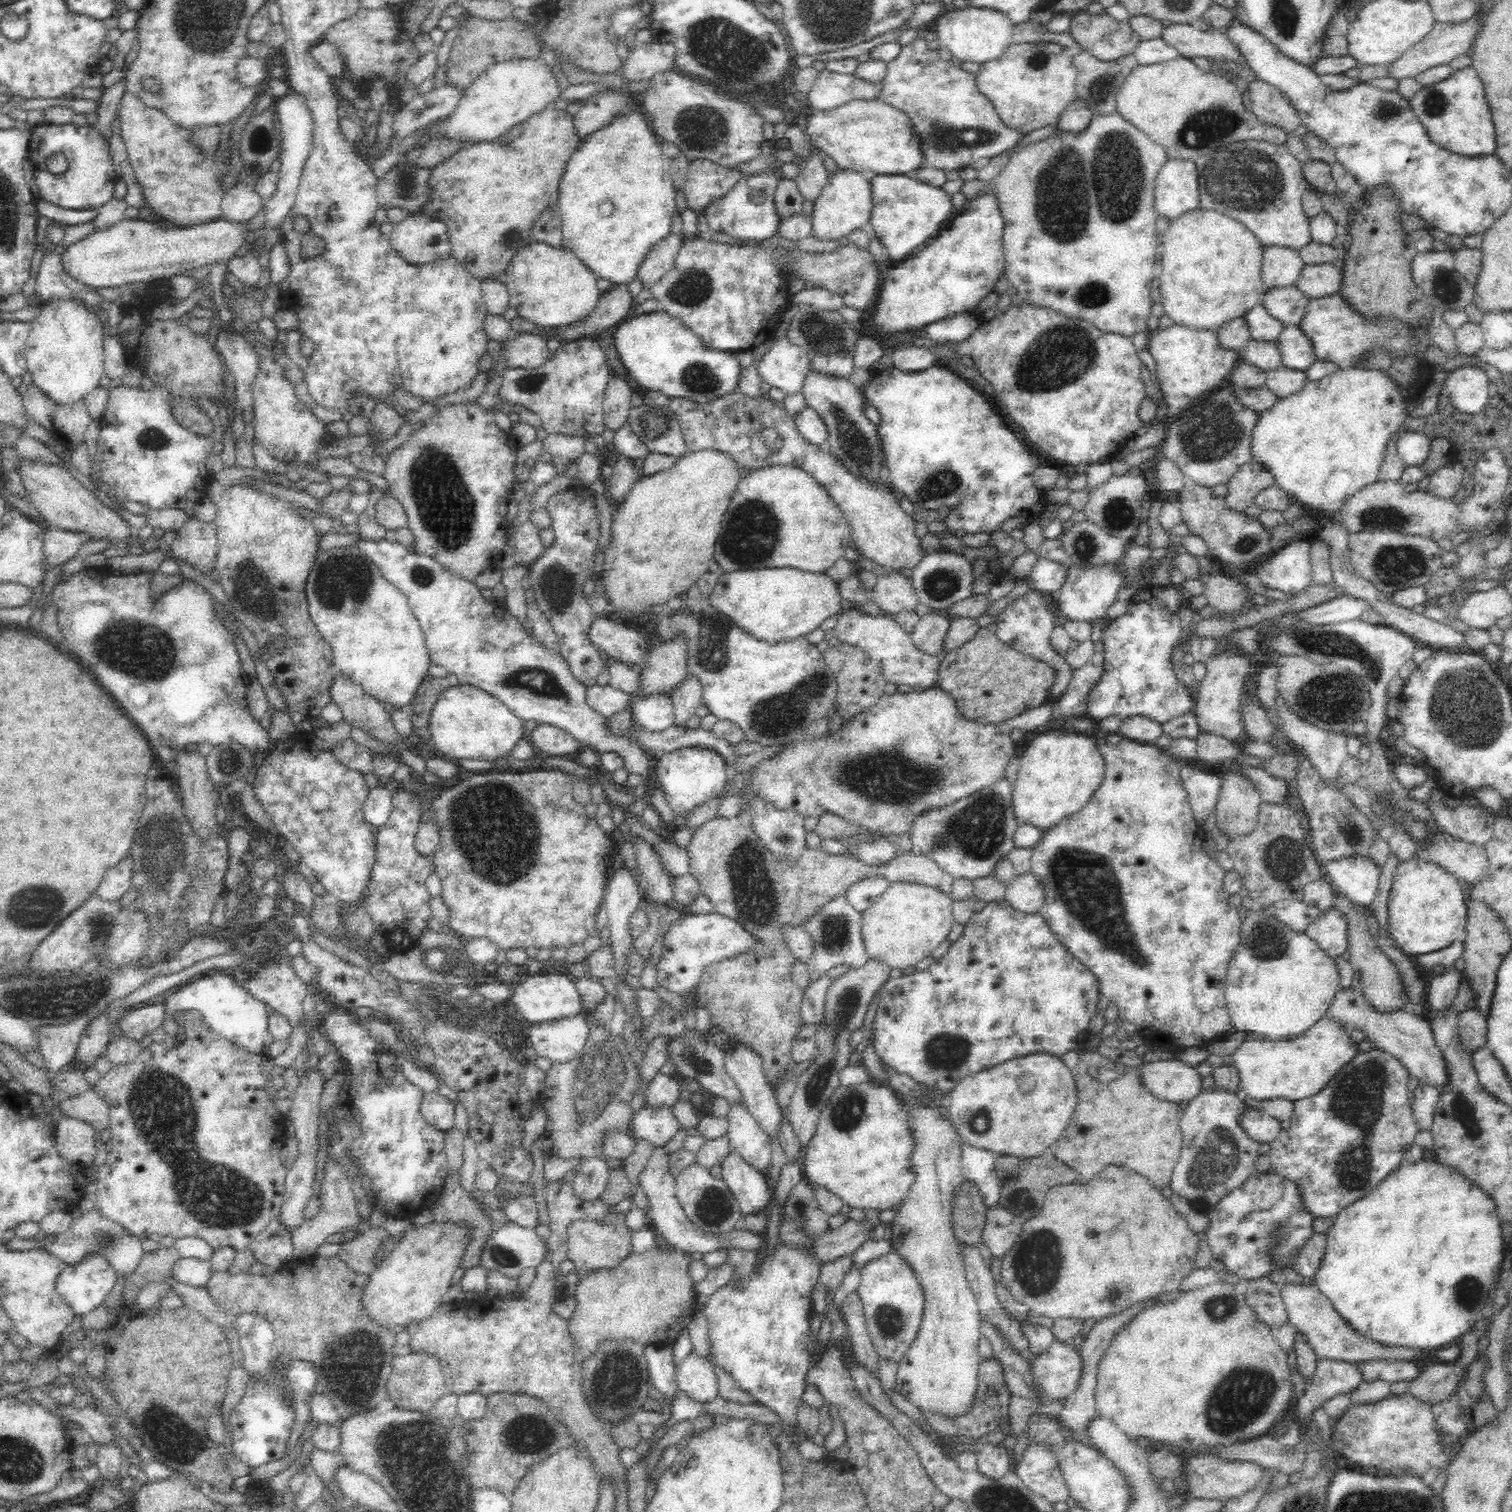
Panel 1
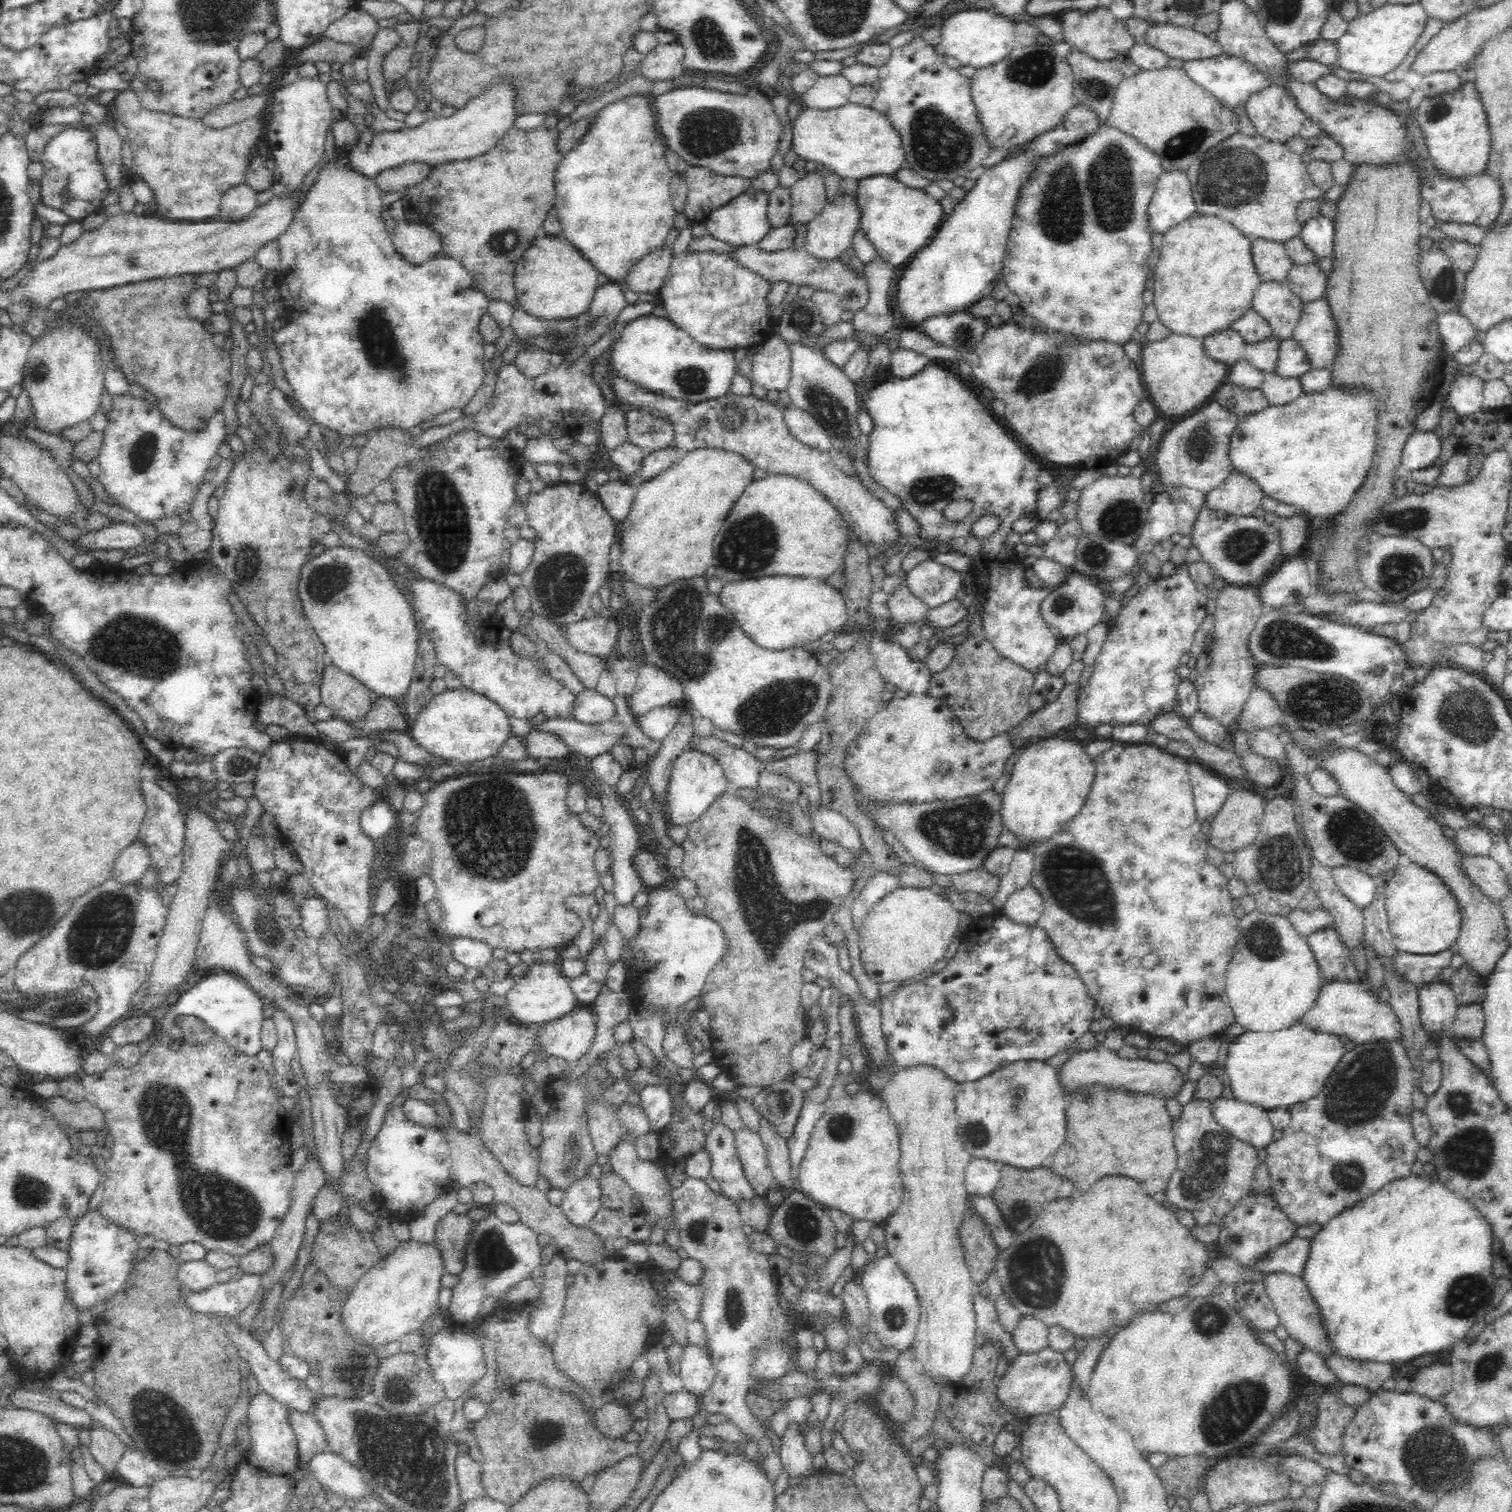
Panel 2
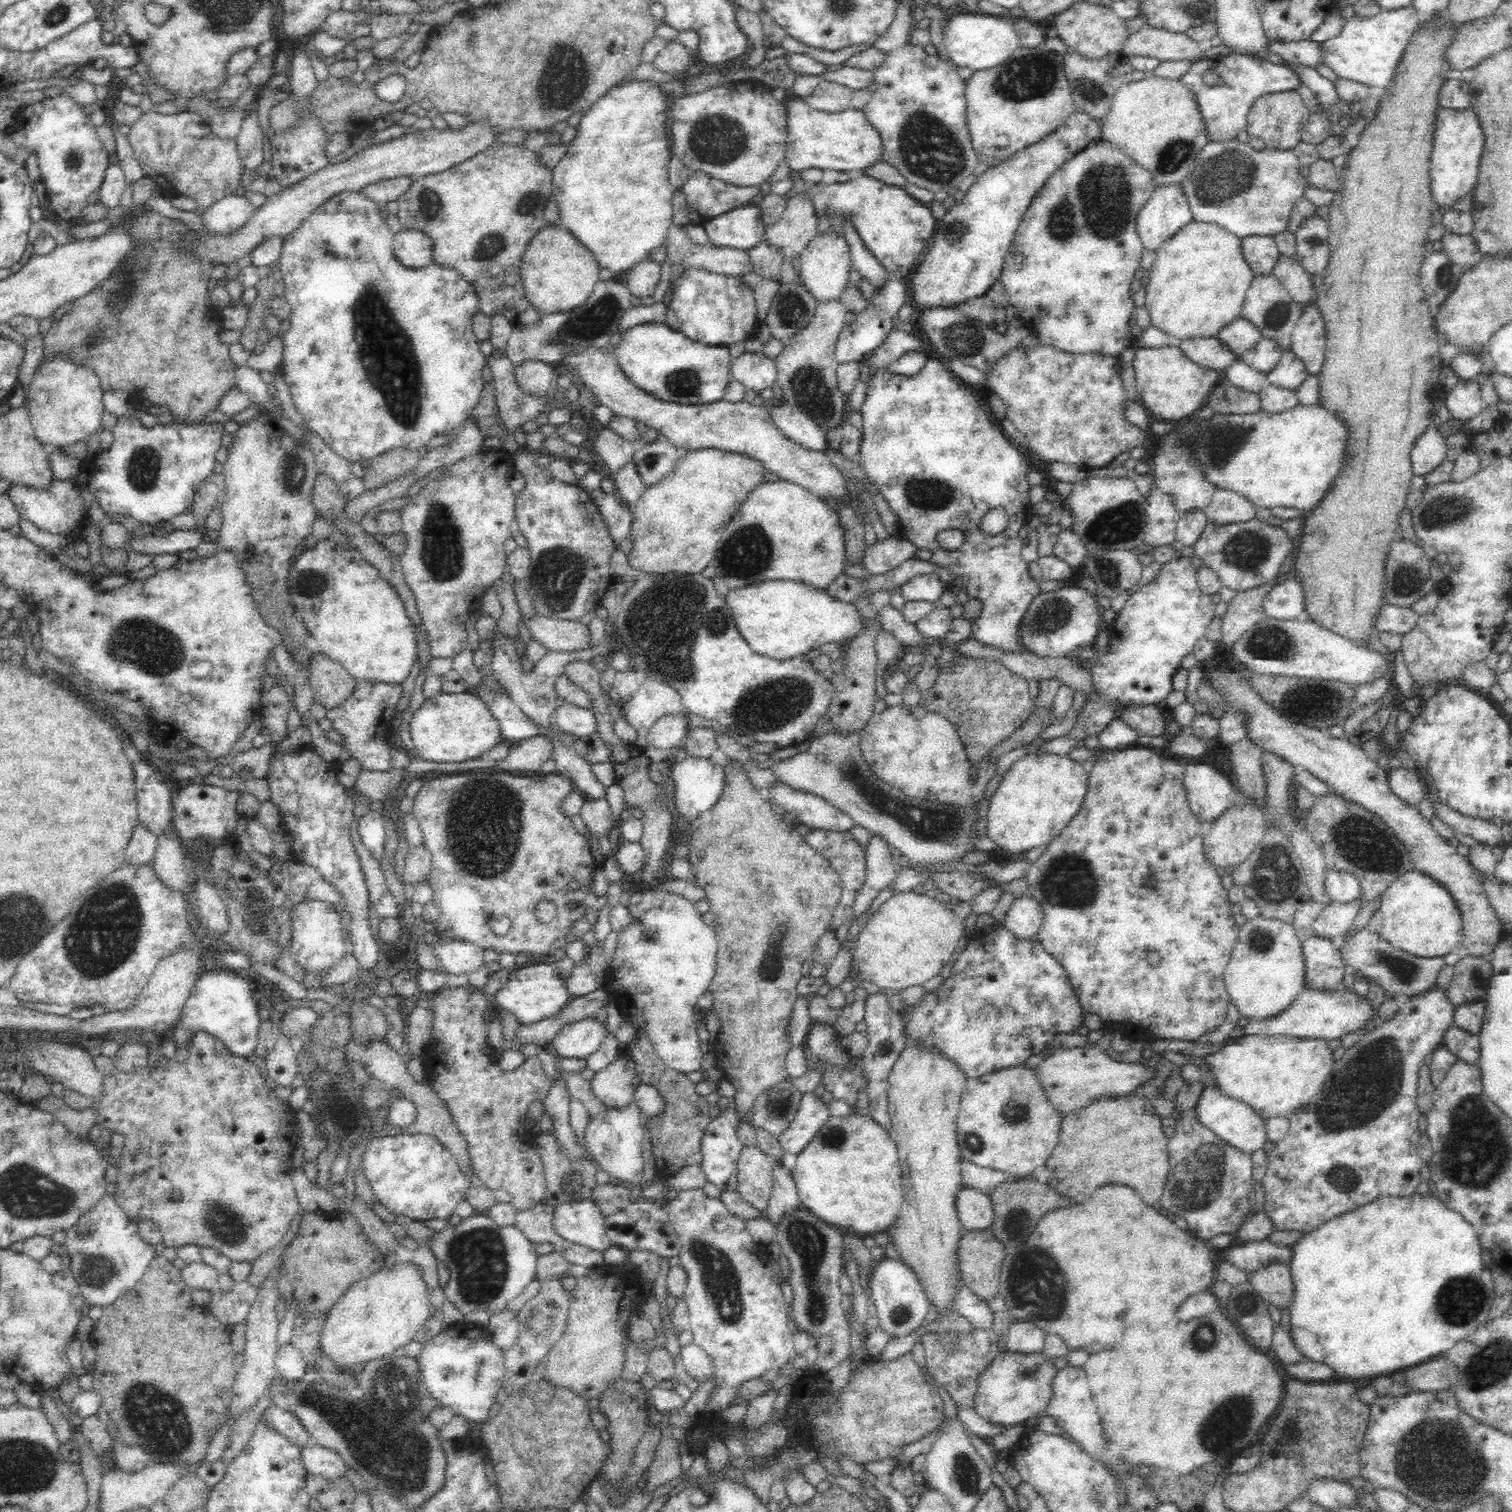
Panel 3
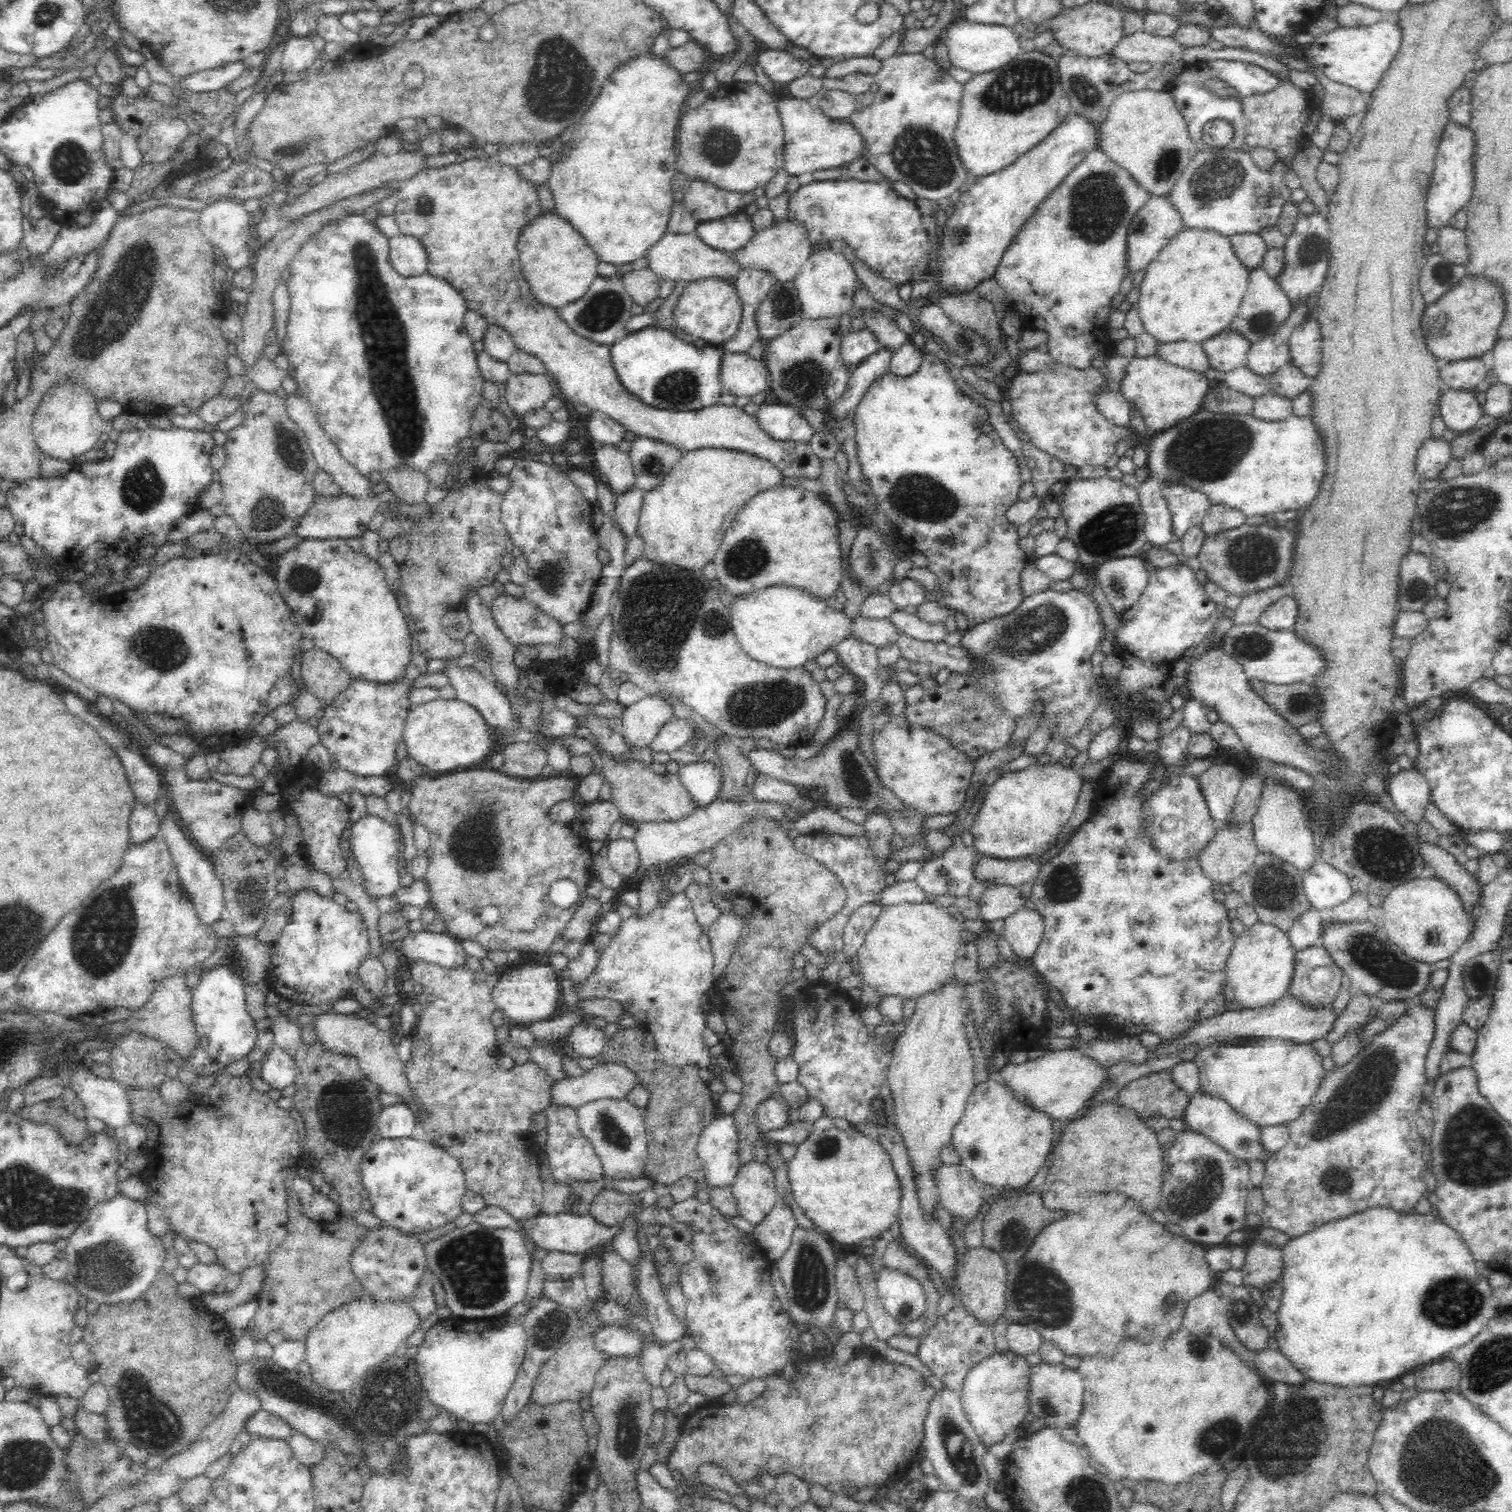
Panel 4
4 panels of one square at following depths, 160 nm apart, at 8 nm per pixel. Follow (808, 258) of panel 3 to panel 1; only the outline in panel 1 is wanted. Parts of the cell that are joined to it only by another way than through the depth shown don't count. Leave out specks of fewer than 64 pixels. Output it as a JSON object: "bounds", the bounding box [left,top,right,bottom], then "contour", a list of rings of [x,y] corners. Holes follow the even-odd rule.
{"bounds":[811,168,873,240],"contour":[[[838,168],[829,176],[824,188],[814,200],[811,213],[813,236],[822,240],[839,240],[856,228],[868,228],[873,208],[871,178],[861,169]]]}

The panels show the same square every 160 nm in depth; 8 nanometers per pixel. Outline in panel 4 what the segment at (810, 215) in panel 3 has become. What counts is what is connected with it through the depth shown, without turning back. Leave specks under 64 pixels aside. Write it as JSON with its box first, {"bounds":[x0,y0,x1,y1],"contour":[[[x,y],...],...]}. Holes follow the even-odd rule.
{"bounds":[734,219,814,281],"contour":[[[782,219],[771,225],[756,232],[753,240],[750,240],[750,243],[746,244],[746,247],[742,250],[734,252],[734,255],[736,255],[740,268],[752,265],[760,267],[760,269],[768,269],[768,271],[774,273],[779,281],[793,280],[802,264],[806,262],[808,255],[814,250],[808,228],[806,223],[800,219]]]}

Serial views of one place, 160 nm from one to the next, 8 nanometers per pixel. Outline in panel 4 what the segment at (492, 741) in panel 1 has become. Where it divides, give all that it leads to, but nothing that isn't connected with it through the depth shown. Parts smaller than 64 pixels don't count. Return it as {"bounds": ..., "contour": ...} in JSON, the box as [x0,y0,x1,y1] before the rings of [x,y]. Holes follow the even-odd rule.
{"bounds":[402,697,494,772],"contour":[[[440,697],[417,704],[409,710],[403,728],[402,740],[409,756],[432,772],[451,772],[458,766],[468,766],[484,760],[492,753],[494,729],[470,703],[458,697],[451,700]]]}

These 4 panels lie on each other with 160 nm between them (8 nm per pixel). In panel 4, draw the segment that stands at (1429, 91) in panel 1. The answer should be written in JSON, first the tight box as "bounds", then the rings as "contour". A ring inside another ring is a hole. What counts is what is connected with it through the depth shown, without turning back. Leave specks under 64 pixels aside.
{"bounds":[1426,120,1476,230],"contour":[[[1451,120],[1442,132],[1442,138],[1437,148],[1433,176],[1427,188],[1426,210],[1430,229],[1439,230],[1446,227],[1450,218],[1460,209],[1465,209],[1471,199],[1475,183],[1475,163],[1472,160],[1476,149],[1476,138],[1474,136],[1474,132],[1468,126],[1457,124],[1454,120]]]}

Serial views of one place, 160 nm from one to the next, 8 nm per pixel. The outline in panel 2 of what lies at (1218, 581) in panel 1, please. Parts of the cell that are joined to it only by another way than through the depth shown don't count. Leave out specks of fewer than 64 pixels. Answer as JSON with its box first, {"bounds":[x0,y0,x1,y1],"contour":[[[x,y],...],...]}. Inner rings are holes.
{"bounds":[1195,583,1264,732],"contour":[[[1227,583],[1216,596],[1214,608],[1215,628],[1207,642],[1206,652],[1210,657],[1208,666],[1195,678],[1199,708],[1197,712],[1222,725],[1229,732],[1236,730],[1239,717],[1252,687],[1258,669],[1256,659],[1249,650],[1249,637],[1255,624],[1264,614],[1256,586]]]}

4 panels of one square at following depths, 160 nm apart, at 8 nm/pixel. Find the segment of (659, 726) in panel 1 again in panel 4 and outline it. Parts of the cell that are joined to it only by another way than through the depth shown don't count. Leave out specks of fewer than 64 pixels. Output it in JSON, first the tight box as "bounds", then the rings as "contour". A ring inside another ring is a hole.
{"bounds":[649,715,698,752],"contour":[[[673,715],[658,730],[656,736],[651,740],[649,747],[654,752],[676,752],[696,733],[698,732],[686,720]]]}

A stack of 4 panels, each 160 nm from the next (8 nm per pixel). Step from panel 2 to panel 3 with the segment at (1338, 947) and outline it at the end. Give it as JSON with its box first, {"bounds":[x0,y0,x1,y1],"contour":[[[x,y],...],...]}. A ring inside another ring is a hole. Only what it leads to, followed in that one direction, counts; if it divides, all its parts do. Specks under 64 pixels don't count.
{"bounds":[1302,934,1347,988],"contour":[[[1309,934],[1302,939],[1302,950],[1306,959],[1306,988],[1344,987],[1342,979],[1347,964],[1331,939]]]}

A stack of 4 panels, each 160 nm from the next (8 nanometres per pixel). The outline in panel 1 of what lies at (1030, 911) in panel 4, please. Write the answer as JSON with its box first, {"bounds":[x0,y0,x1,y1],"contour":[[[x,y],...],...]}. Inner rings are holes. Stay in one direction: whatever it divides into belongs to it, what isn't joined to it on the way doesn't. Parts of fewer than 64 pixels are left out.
{"bounds":[1005,870,1045,912],"contour":[[[1032,870],[1016,875],[1006,885],[1005,899],[1020,912],[1039,912],[1045,901],[1044,885]]]}

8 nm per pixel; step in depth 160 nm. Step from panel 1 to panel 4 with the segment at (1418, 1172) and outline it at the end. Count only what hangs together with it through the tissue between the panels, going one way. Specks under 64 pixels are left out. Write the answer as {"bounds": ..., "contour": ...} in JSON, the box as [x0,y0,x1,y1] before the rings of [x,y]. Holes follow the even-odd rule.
{"bounds":[1274,1205,1501,1386],"contour":[[[1378,1205],[1375,1207],[1367,1208],[1362,1212],[1354,1213],[1353,1215],[1346,1216],[1346,1218],[1334,1219],[1321,1224],[1320,1226],[1314,1227],[1314,1230],[1303,1233],[1302,1236],[1291,1237],[1290,1242],[1286,1246],[1282,1247],[1283,1249],[1283,1259],[1284,1259],[1284,1274],[1282,1274],[1282,1286],[1283,1286],[1283,1297],[1281,1298],[1281,1306],[1276,1312],[1278,1319],[1279,1331],[1277,1332],[1276,1343],[1274,1348],[1278,1348],[1282,1354],[1286,1355],[1296,1367],[1304,1371],[1308,1375],[1309,1380],[1316,1382],[1326,1382],[1338,1386],[1356,1386],[1356,1385],[1372,1385],[1378,1384],[1382,1385],[1385,1383],[1393,1383],[1397,1377],[1404,1375],[1406,1373],[1411,1373],[1412,1370],[1420,1368],[1420,1366],[1430,1363],[1432,1361],[1437,1361],[1442,1358],[1446,1358],[1451,1350],[1461,1347],[1464,1344],[1470,1343],[1482,1330],[1483,1327],[1486,1327],[1488,1320],[1494,1318],[1500,1312],[1501,1302],[1500,1299],[1494,1296],[1492,1292],[1493,1288],[1490,1286],[1488,1279],[1484,1275],[1478,1274],[1476,1270],[1476,1261],[1472,1256],[1472,1251],[1470,1247],[1466,1245],[1466,1241],[1462,1239],[1462,1233],[1458,1231],[1457,1228],[1452,1228],[1449,1224],[1446,1224],[1446,1221],[1436,1211],[1430,1211],[1426,1214],[1420,1214],[1416,1212],[1416,1209],[1410,1212],[1398,1211],[1398,1209],[1392,1207],[1382,1207]]]}

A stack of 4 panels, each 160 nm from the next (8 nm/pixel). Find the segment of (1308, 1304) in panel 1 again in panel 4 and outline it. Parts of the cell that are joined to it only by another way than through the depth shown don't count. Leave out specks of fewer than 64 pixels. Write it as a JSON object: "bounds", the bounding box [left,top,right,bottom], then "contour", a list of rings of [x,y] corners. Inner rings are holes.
{"bounds":[1240,1240,1284,1290],"contour":[[[1248,1240],[1246,1262],[1240,1268],[1243,1284],[1249,1288],[1263,1290],[1282,1282],[1284,1274],[1283,1249],[1274,1245]]]}

